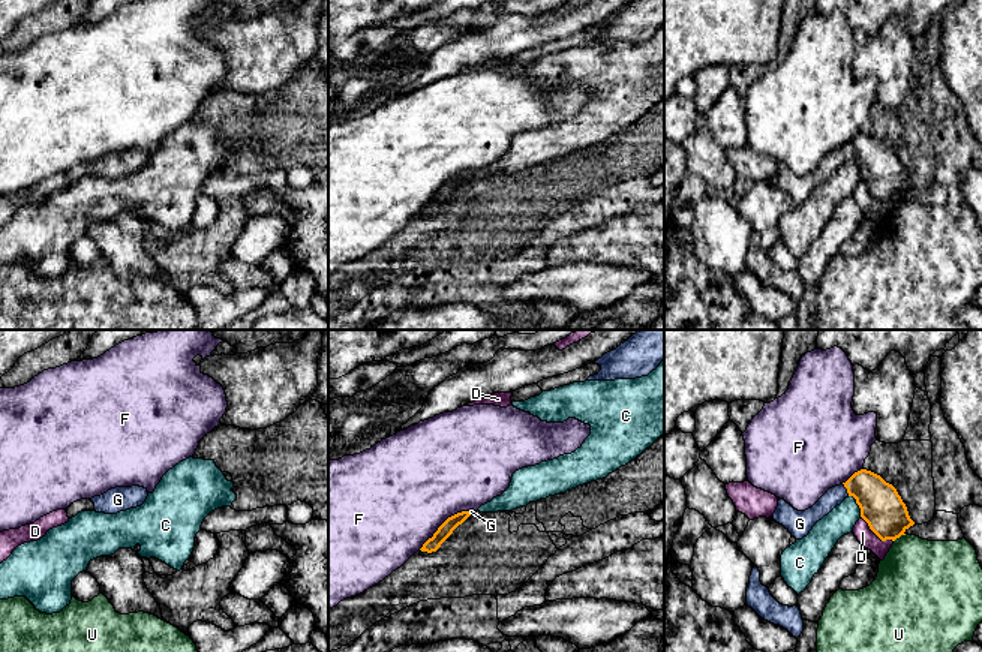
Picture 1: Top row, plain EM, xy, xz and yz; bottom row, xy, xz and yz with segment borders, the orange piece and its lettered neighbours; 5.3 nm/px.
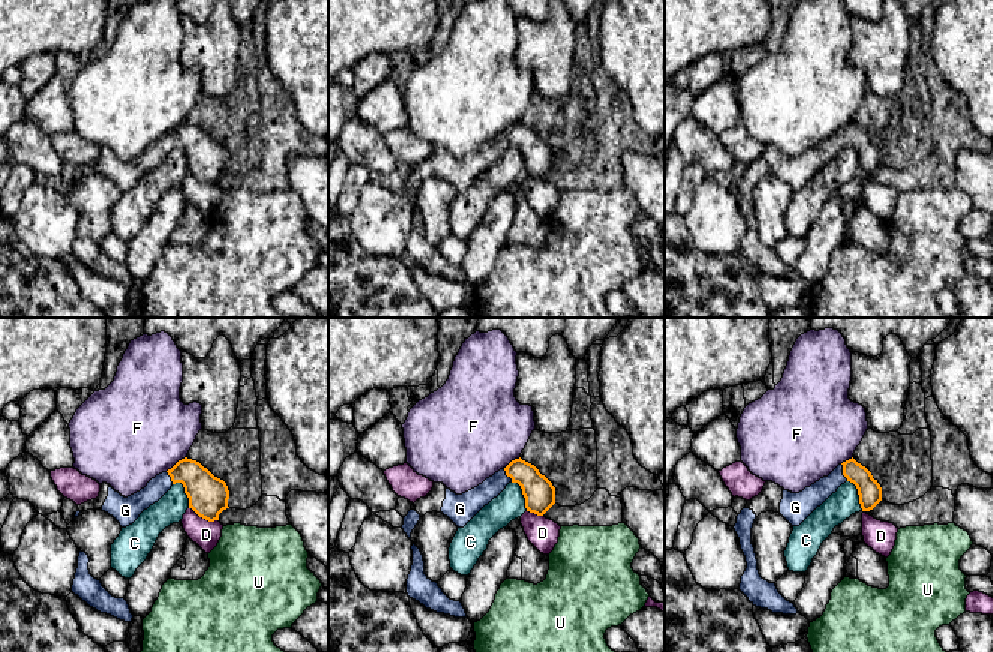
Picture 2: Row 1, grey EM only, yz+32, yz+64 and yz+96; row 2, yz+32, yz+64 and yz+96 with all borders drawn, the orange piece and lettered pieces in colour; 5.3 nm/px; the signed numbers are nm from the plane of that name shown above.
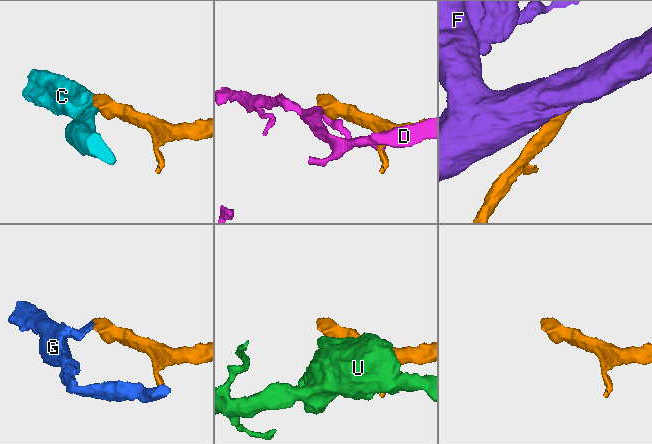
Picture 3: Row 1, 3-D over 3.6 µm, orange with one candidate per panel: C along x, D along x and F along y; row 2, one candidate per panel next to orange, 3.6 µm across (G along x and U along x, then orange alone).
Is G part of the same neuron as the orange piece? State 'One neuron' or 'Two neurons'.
One neuron

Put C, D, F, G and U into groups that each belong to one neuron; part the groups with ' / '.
C / D / F / G / U

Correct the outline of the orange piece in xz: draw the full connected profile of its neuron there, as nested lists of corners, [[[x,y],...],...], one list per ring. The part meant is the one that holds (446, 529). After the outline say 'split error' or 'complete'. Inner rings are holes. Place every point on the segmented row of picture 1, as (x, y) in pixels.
[[[462,511],[457,513],[451,517],[448,517],[439,528],[438,531],[433,534],[432,538],[429,538],[423,547],[420,549],[421,552],[436,552],[441,544],[453,534],[453,531],[462,525],[468,517],[469,517],[469,511]]]; complete

